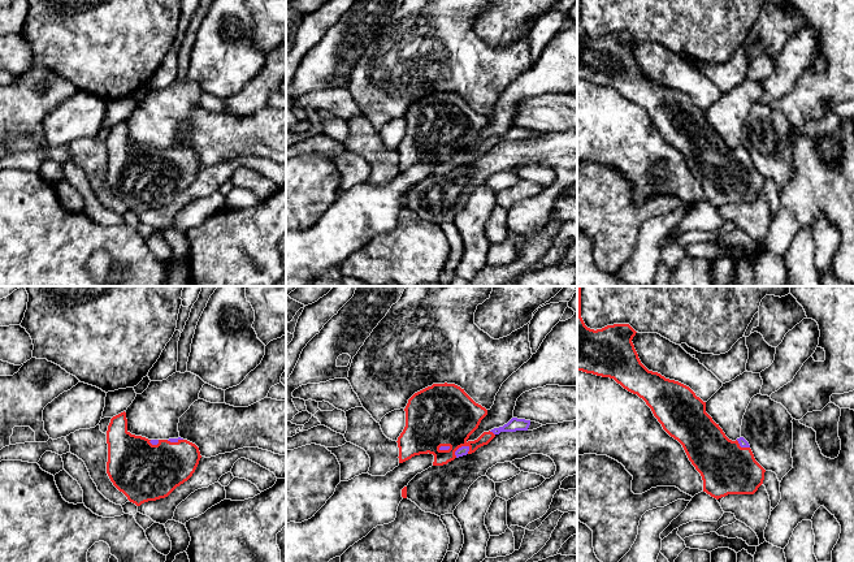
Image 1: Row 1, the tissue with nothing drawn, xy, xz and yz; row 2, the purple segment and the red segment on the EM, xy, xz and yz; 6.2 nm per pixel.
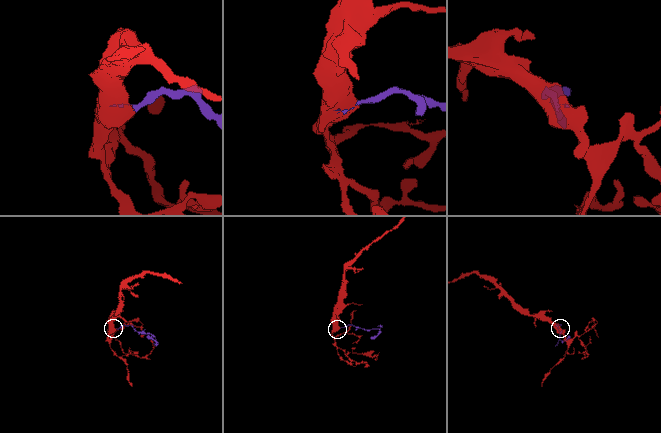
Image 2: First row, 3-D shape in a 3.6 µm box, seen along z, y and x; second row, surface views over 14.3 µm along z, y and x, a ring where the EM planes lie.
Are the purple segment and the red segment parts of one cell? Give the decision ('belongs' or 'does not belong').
belongs

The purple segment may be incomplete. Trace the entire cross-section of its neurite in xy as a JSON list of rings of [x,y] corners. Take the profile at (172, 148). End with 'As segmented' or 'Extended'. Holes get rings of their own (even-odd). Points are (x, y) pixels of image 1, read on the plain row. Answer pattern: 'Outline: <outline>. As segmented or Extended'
Outline: [[[125,120],[110,127],[107,152],[107,182],[136,215],[168,206],[192,185],[201,167],[199,156],[181,146],[148,148],[131,143]]]. Extended

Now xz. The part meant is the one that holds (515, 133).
Outline: [[[433,92],[417,101],[415,101],[404,117],[406,120],[406,135],[400,144],[398,146],[399,156],[399,172],[403,172],[411,168],[415,164],[420,163],[433,163],[434,170],[433,174],[443,174],[455,167],[472,163],[478,156],[487,154],[497,143],[500,140],[516,140],[516,139],[528,139],[530,129],[512,126],[507,133],[499,137],[494,137],[489,140],[484,140],[477,148],[469,150],[469,144],[478,137],[481,129],[487,124],[487,118],[481,113],[476,112],[460,95],[455,92]]]. Extended

